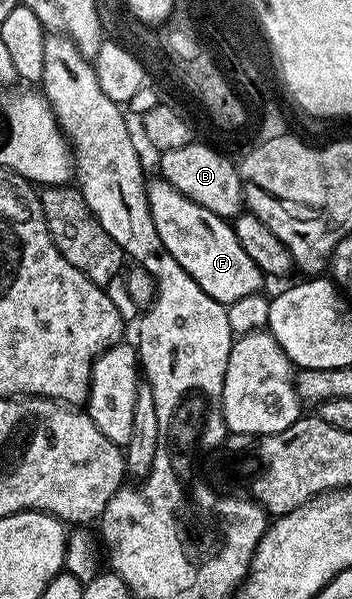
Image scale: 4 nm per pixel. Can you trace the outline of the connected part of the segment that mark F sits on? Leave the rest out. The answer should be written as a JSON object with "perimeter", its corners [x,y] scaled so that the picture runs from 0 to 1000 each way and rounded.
{"perimeter":[[[460,297],[420,302],[418,337],[429,371],[440,371],[463,411],[474,411],[486,431],[497,431],[497,437],[509,437],[509,444],[520,444],[520,451],[531,451],[599,497],[648,511],[679,497],[702,497],[702,491],[744,486],[747,456],[713,431],[702,431],[690,411],[679,411],[679,397],[668,397],[668,384],[648,366],[526,329],[486,304]]]}

